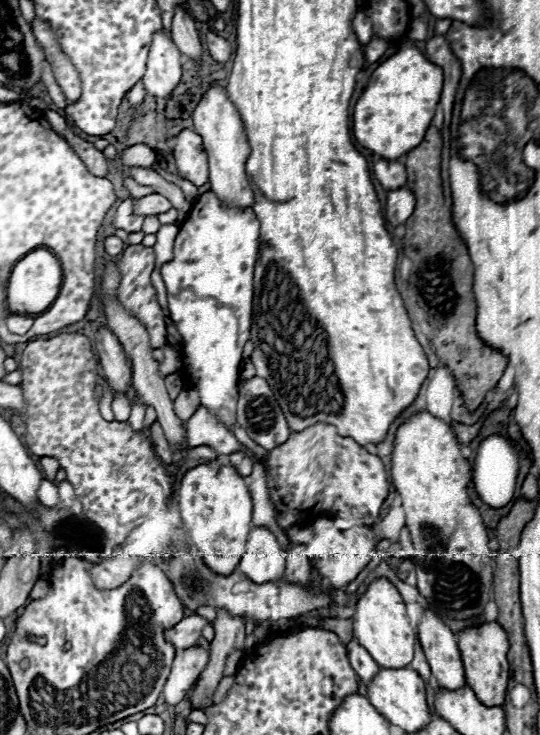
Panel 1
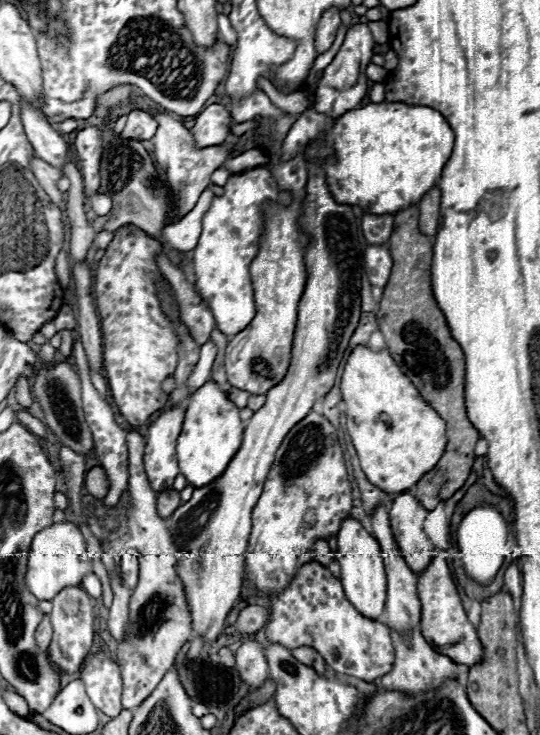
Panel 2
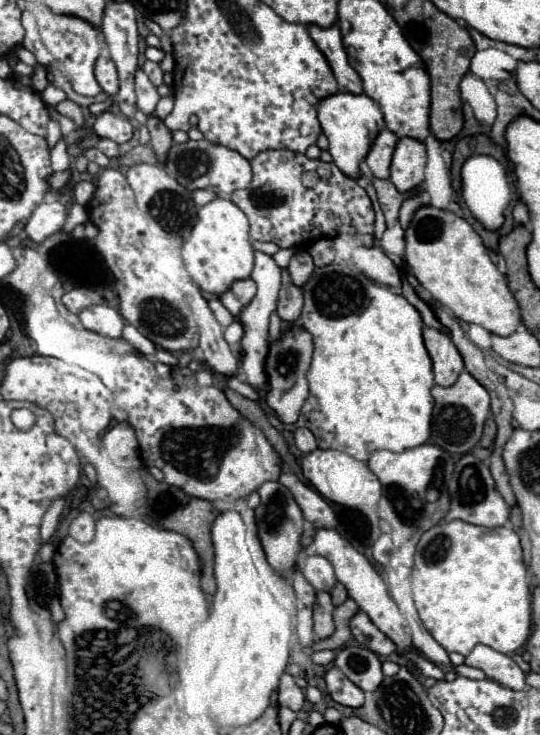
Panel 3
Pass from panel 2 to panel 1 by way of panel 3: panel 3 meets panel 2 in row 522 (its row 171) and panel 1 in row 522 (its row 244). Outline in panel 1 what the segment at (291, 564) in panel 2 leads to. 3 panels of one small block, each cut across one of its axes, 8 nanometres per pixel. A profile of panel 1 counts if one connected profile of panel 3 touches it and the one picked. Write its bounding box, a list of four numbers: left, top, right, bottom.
[266,424,388,528]

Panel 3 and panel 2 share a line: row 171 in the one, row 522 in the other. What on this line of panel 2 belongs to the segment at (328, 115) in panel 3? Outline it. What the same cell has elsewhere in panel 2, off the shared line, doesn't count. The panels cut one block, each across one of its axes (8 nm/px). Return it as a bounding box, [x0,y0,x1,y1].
[336,518,386,618]

